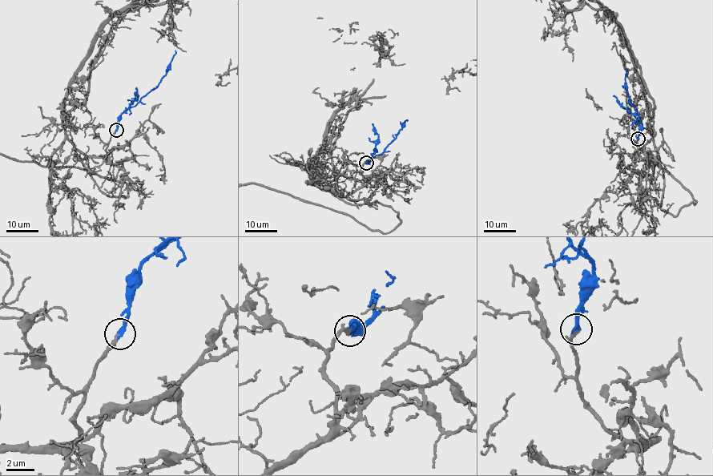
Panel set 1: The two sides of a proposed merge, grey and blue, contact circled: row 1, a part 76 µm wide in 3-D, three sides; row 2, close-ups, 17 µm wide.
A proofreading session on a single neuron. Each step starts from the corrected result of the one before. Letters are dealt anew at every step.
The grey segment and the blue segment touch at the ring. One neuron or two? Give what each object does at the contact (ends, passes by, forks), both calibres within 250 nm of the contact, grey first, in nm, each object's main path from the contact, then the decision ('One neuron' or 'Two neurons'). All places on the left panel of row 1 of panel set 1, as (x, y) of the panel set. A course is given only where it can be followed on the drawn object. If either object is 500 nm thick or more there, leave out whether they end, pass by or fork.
At the ring grey passes by. At the ring blue ends. Thickness 200 nm (grey) against 280 nm. Course of grey: (116, 131), (106, 154), (75, 153), (102, 191), (128, 195), (126, 179), (17, 161). Course of blue: (116, 131), (118, 119), (123, 112), (157, 86), (168, 69), (175, 50). Two neurons

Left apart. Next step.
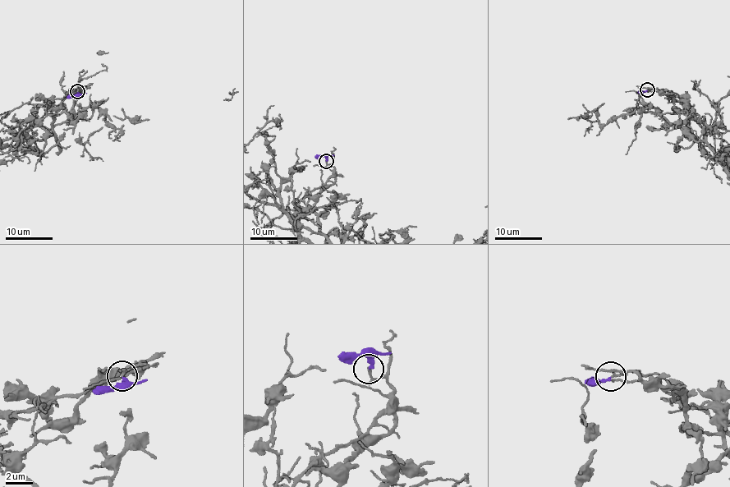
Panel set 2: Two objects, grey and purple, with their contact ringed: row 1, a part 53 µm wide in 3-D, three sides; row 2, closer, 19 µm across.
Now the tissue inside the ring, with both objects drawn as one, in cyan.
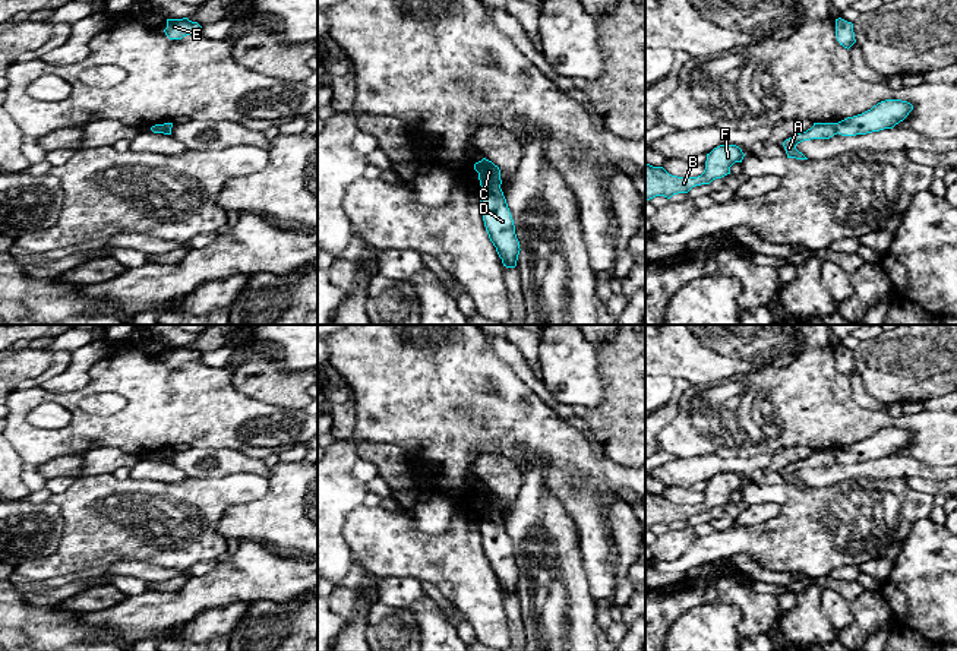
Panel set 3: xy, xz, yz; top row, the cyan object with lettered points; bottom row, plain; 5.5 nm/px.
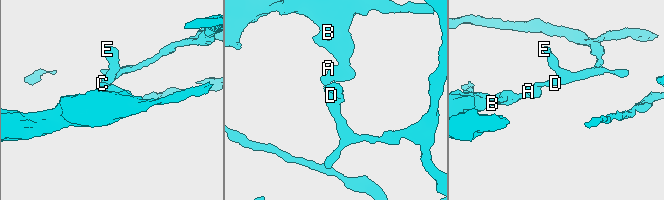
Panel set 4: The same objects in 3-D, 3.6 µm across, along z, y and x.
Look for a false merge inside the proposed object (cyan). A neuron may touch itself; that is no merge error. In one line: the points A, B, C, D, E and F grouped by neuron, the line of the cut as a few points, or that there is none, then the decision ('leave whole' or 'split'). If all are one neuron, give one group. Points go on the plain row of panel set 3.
groups A B C F / D E; cut xz (499, 514), (485, 518); split

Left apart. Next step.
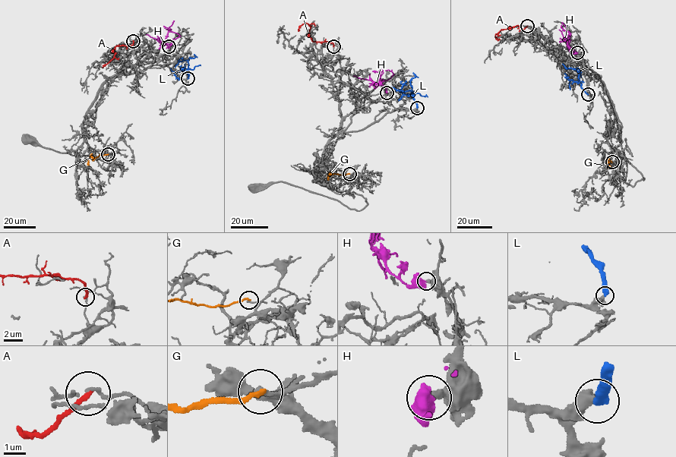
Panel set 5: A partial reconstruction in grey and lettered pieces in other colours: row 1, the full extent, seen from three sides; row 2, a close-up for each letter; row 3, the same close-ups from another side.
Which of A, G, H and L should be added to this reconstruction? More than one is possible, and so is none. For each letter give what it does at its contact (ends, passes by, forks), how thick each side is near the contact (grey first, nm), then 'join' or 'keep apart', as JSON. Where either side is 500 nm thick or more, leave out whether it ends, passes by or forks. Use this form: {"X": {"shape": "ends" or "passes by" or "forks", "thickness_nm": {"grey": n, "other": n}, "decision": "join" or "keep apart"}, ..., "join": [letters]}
{"A": {"shape": "ends", "thickness_nm": {"grey": 150, "other": 240}, "decision": "keep apart"}, "G": {"shape": "ends", "thickness_nm": {"grey": 170, "other": 240}, "decision": "keep apart"}, "H": {"thickness_nm": {"grey": 340, "other": 650}, "decision": "join"}, "L": {"thickness_nm": {"grey": 500, "other": 400}, "decision": "keep apart"}, "join": ["H"]}

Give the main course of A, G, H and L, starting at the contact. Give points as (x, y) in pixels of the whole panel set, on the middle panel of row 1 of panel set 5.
A: (333, 45), (332, 42), (313, 41), (307, 23), (302, 23), (298, 29)
G: (349, 173), (328, 174), (328, 178)
H: (386, 92), (379, 79), (388, 80), (393, 74), (388, 70), (385, 70)
L: (417, 108), (411, 92), (410, 80), (415, 76), (412, 72)

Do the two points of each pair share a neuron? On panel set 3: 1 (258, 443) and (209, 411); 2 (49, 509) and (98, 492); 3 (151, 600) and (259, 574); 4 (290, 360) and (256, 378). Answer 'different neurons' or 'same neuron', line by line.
1: same neuron
2: different neurons
3: same neuron
4: different neurons

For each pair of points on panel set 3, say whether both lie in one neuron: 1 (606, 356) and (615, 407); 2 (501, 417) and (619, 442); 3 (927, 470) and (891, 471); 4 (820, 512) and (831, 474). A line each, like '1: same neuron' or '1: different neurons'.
1: same neuron
2: different neurons
3: same neuron
4: different neurons

